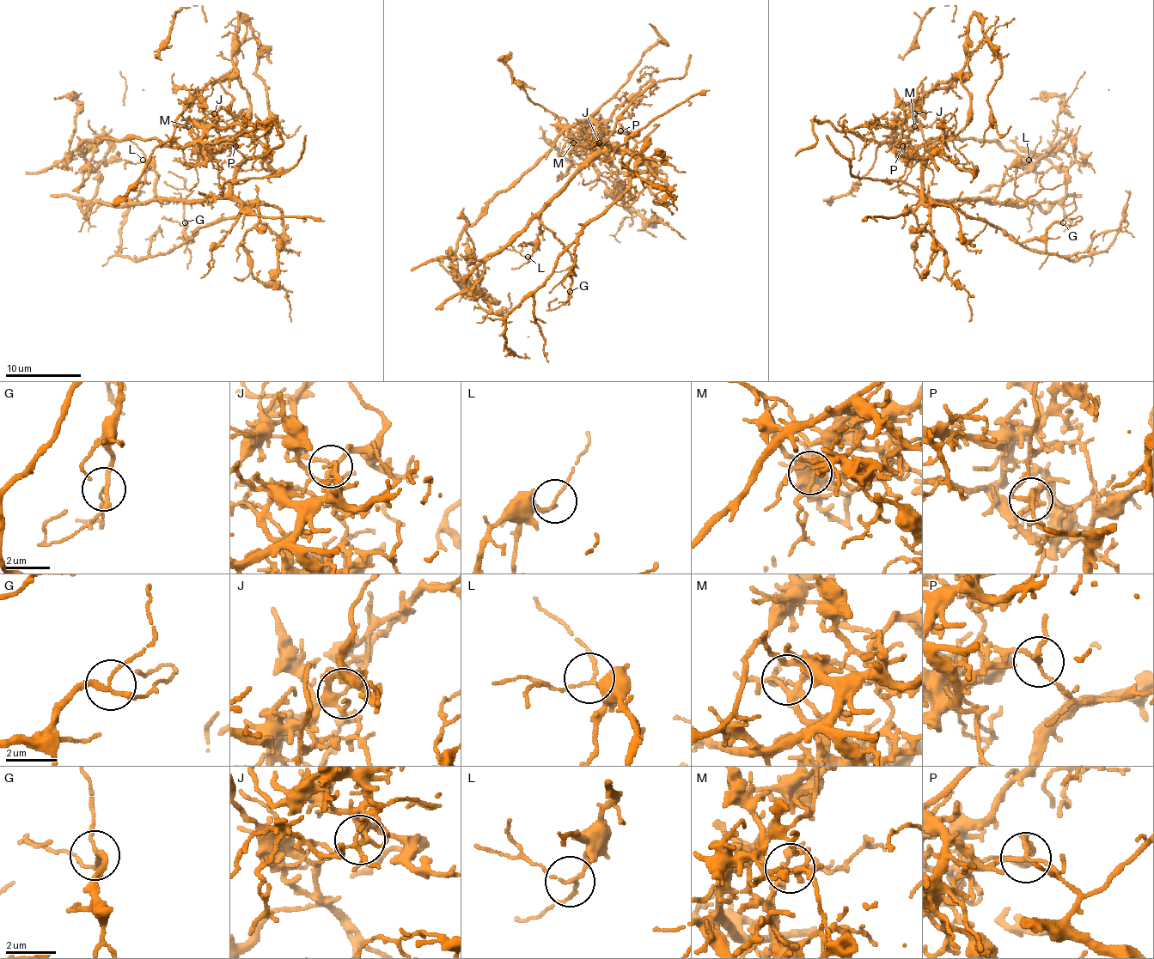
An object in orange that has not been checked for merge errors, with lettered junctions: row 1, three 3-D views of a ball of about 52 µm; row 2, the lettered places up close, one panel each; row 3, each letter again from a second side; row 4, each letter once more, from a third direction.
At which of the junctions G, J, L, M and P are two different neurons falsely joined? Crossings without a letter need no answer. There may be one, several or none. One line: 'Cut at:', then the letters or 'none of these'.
Cut at: J, P

